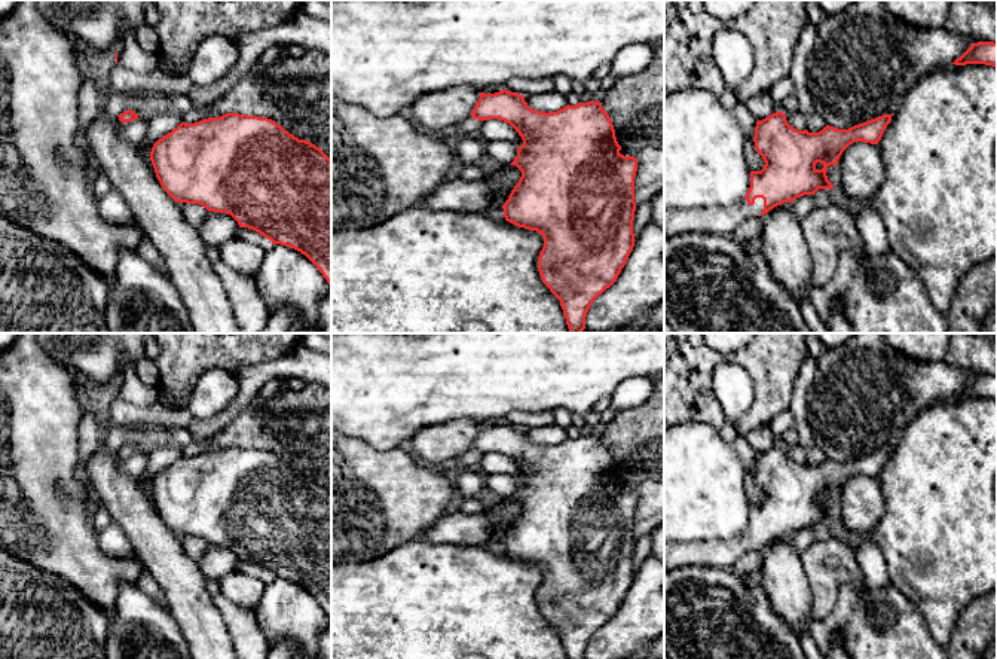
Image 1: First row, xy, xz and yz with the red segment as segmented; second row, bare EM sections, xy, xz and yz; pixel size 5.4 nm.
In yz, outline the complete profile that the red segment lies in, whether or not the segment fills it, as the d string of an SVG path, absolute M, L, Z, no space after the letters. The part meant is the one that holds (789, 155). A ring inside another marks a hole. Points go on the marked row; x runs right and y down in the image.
M782 112L758 120L753 141L765 165L761 171L750 171L750 187L746 196L734 205L664 208L664 238L688 232L731 234L750 217L761 217L777 205L793 202L804 195L814 195L819 189L834 189L826 176L828 167L838 165L842 152L854 141L878 144L892 116L893 113L883 115L848 129L826 125L819 132L795 129Z

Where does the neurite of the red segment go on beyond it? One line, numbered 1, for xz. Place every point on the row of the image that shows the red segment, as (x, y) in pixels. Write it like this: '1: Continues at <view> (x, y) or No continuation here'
1: No continuation here

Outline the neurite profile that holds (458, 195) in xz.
M486 179L443 180L425 199L428 210L450 210L455 213L478 214L493 201L493 189Z

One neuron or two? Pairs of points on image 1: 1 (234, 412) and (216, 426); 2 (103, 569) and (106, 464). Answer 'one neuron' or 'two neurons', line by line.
1: one neuron
2: two neurons

